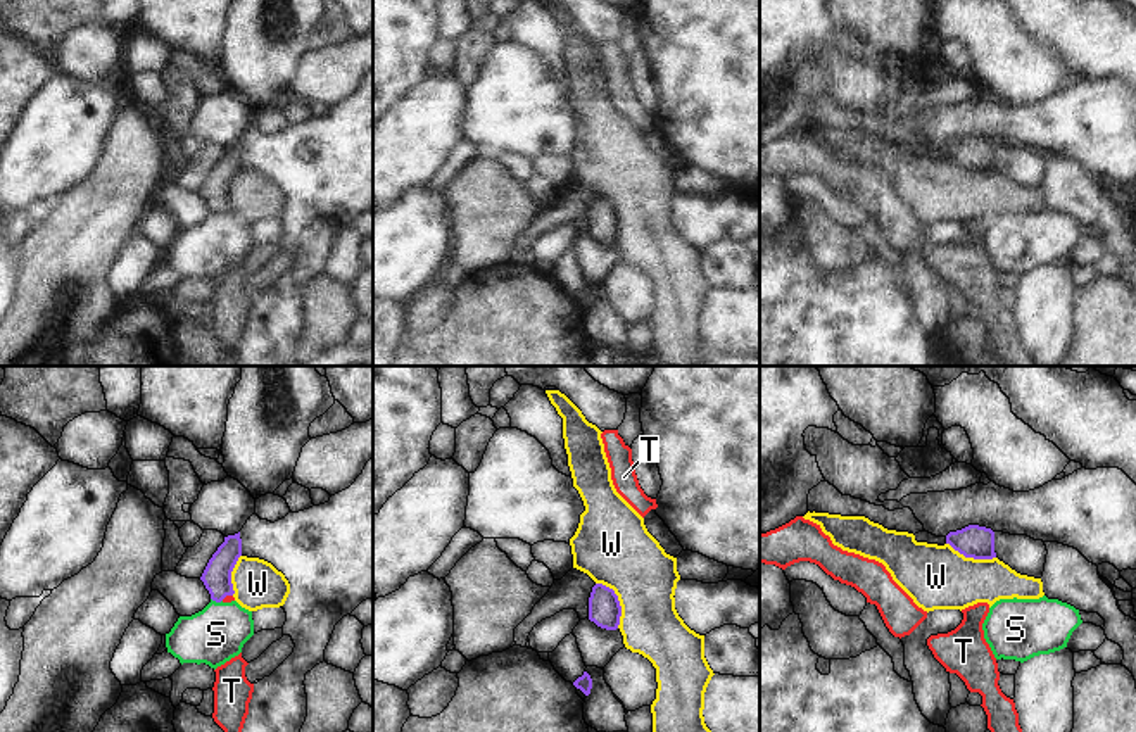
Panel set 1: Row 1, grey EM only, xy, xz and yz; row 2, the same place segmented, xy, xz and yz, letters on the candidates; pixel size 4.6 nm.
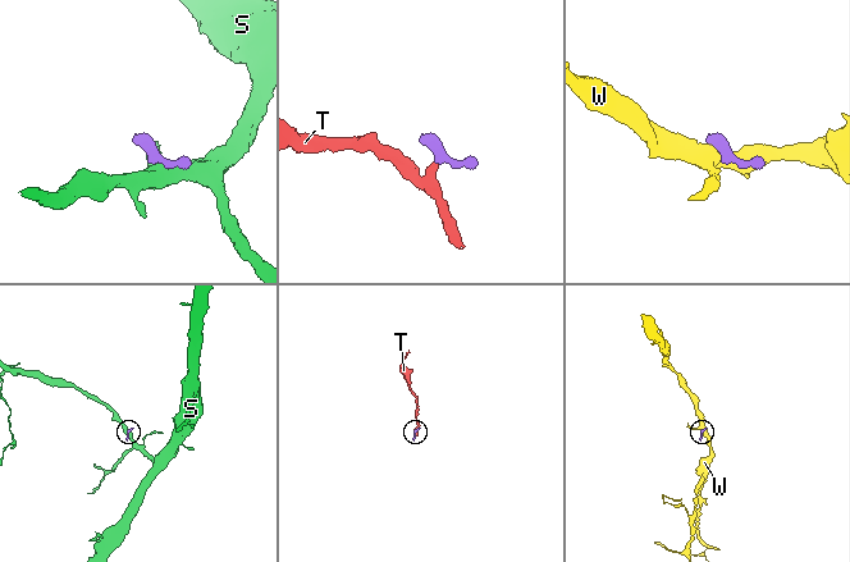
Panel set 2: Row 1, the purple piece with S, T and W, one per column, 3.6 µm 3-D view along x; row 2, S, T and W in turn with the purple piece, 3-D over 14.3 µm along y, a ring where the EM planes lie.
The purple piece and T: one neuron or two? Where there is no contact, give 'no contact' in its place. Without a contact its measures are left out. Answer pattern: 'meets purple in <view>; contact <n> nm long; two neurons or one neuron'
meets purple in xy; contact 60 nm long; one neuron

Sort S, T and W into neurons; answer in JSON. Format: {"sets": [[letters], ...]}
{"sets": [["S"], ["T"], ["W"]]}

